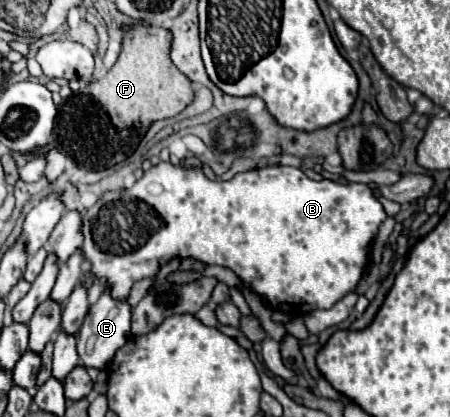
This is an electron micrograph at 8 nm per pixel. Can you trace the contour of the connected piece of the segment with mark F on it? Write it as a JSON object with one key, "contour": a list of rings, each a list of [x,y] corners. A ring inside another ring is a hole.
{"contour":[[[144,24],[124,26],[122,52],[120,52],[116,64],[104,76],[100,76],[98,80],[94,80],[92,84],[88,84],[84,88],[86,94],[90,94],[92,98],[68,98],[58,106],[58,116],[56,116],[58,150],[66,156],[72,156],[84,168],[104,170],[104,168],[110,168],[110,166],[126,160],[128,154],[132,154],[132,150],[138,146],[140,138],[146,134],[146,130],[152,122],[170,118],[170,116],[176,116],[178,112],[182,112],[194,100],[194,92],[190,88],[190,80],[182,72],[178,72],[176,66],[170,62],[168,52],[170,52],[170,32],[166,28],[144,26]]]}

